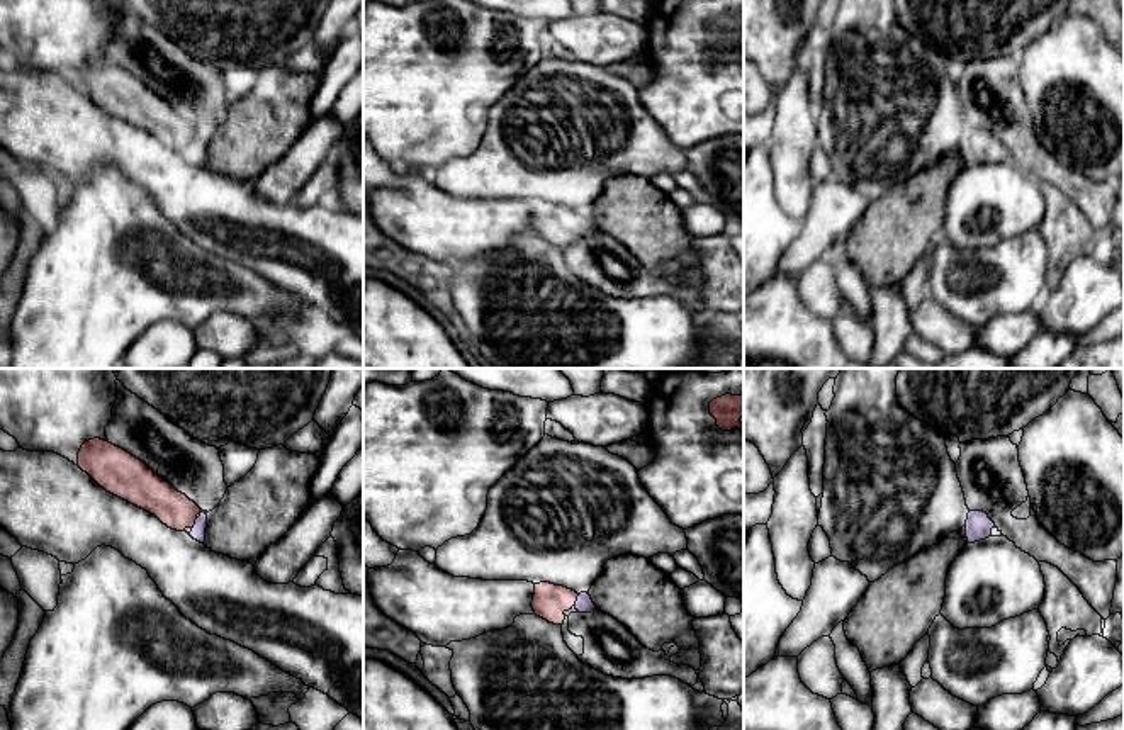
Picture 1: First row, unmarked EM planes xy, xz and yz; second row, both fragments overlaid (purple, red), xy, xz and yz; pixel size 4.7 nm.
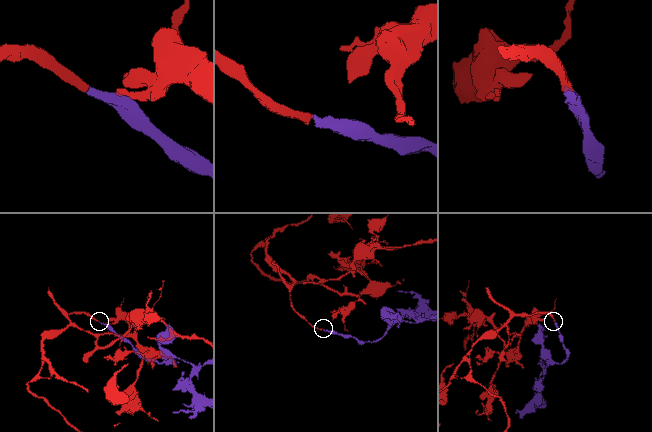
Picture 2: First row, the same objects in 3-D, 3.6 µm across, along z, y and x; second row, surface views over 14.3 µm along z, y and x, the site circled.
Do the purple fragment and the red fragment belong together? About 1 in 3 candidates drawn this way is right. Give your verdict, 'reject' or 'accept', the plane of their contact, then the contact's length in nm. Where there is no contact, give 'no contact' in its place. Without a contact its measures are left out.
accept; meets purple in xz; contact 60 nm long

